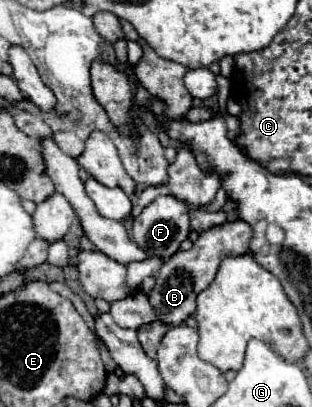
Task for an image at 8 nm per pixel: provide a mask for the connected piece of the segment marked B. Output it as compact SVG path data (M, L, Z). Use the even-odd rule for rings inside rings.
M227 221L225 225L221 225L221 229L209 229L209 231L201 233L189 251L177 251L159 269L157 283L155 283L153 291L147 293L157 317L155 317L155 321L139 327L139 341L149 357L154 359L157 357L157 349L161 345L161 339L165 337L165 333L171 327L185 325L187 317L195 313L195 297L203 289L207 289L209 283L215 279L223 257L231 257L231 255L237 257L237 255L247 253L249 239L251 239L251 227L245 221Z

